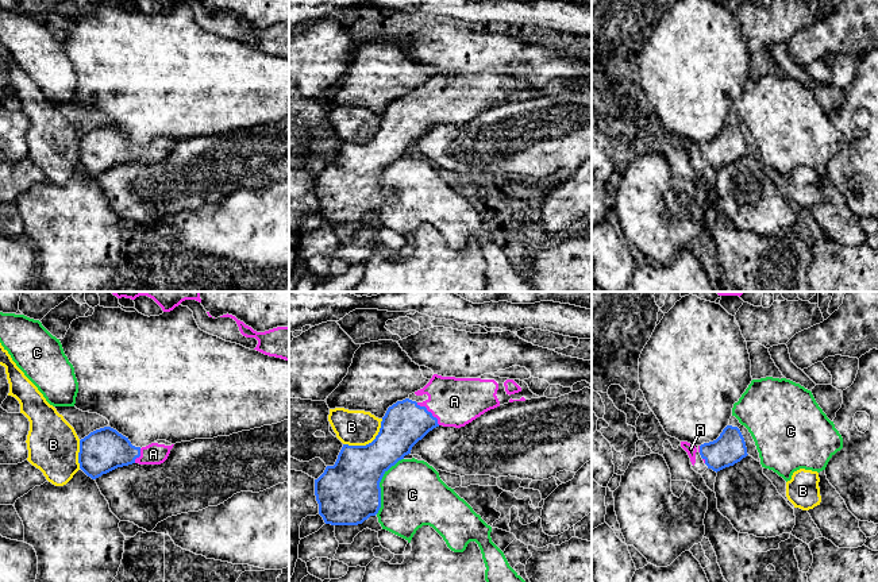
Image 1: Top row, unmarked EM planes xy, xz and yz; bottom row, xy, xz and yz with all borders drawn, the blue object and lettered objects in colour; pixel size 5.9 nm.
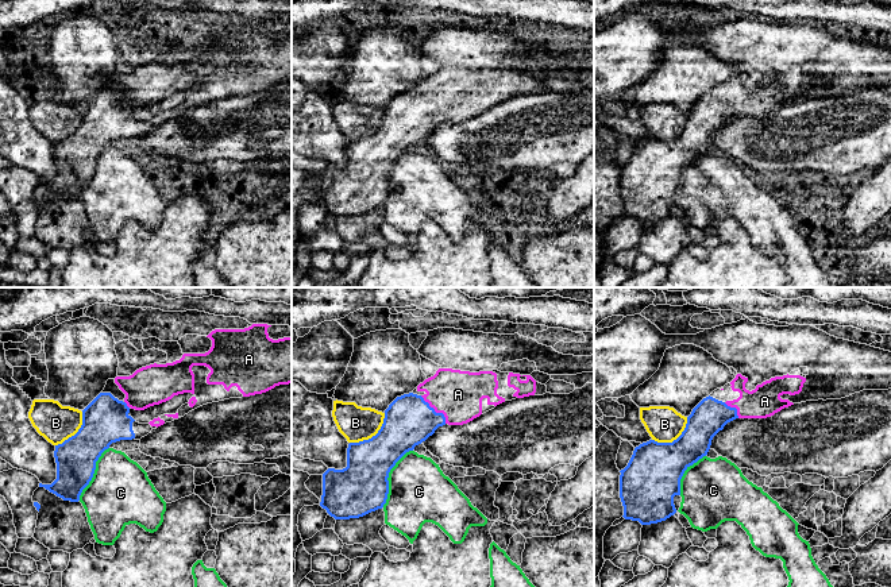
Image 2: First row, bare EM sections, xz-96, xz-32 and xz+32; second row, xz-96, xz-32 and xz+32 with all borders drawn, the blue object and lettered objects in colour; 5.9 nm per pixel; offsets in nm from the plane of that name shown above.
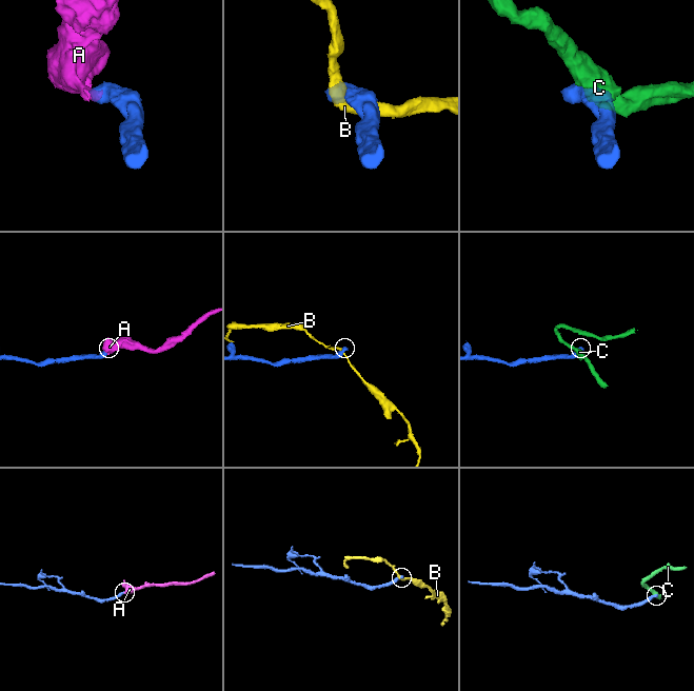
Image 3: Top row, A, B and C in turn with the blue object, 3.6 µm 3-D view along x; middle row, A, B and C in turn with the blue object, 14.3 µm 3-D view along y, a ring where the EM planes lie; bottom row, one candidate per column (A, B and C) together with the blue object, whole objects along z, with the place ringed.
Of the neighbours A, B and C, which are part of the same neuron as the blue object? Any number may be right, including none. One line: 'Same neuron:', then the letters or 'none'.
Same neuron: A

